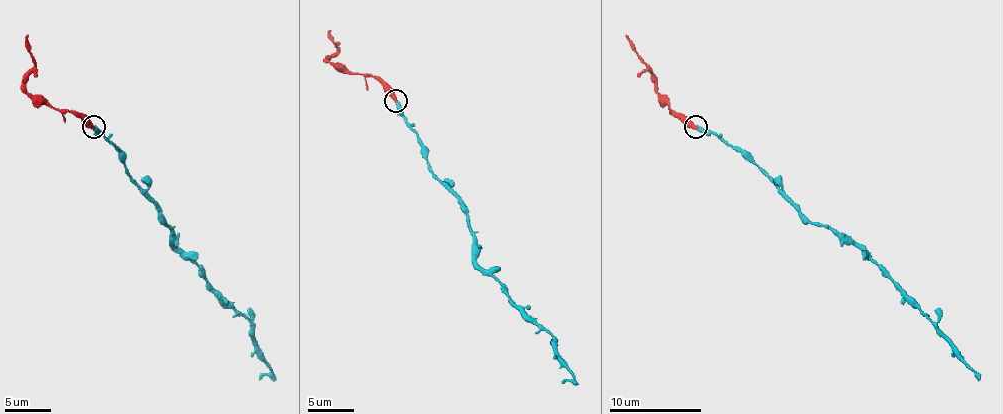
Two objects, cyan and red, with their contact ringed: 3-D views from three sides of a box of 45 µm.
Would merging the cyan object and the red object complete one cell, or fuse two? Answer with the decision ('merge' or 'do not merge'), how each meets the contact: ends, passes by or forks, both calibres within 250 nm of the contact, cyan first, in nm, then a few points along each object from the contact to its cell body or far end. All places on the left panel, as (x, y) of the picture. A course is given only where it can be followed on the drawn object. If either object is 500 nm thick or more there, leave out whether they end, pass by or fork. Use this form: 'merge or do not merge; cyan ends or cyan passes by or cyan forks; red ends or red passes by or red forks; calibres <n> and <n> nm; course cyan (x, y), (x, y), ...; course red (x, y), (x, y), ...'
merge; cyan ends; red ends; calibres 380 and 400 nm; course cyan (94, 126), (115, 147), (126, 175), (165, 221), (170, 239), (248, 320), (255, 352), (271, 371), (260, 380); course red (94, 126), (89, 126), (73, 112), (39, 103), (27, 92), (25, 76), (34, 62), (27, 34)

